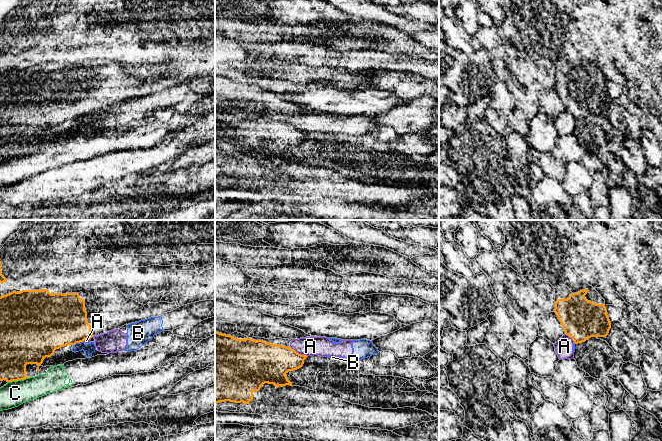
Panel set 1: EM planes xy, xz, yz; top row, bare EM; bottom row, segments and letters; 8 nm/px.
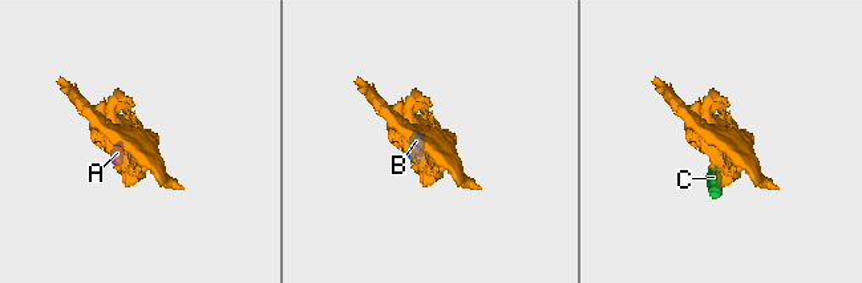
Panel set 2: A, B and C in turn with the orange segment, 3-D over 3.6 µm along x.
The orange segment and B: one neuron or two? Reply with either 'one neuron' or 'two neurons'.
two neurons

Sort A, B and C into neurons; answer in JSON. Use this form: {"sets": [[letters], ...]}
{"sets": [["A", "B"], ["C"]]}

